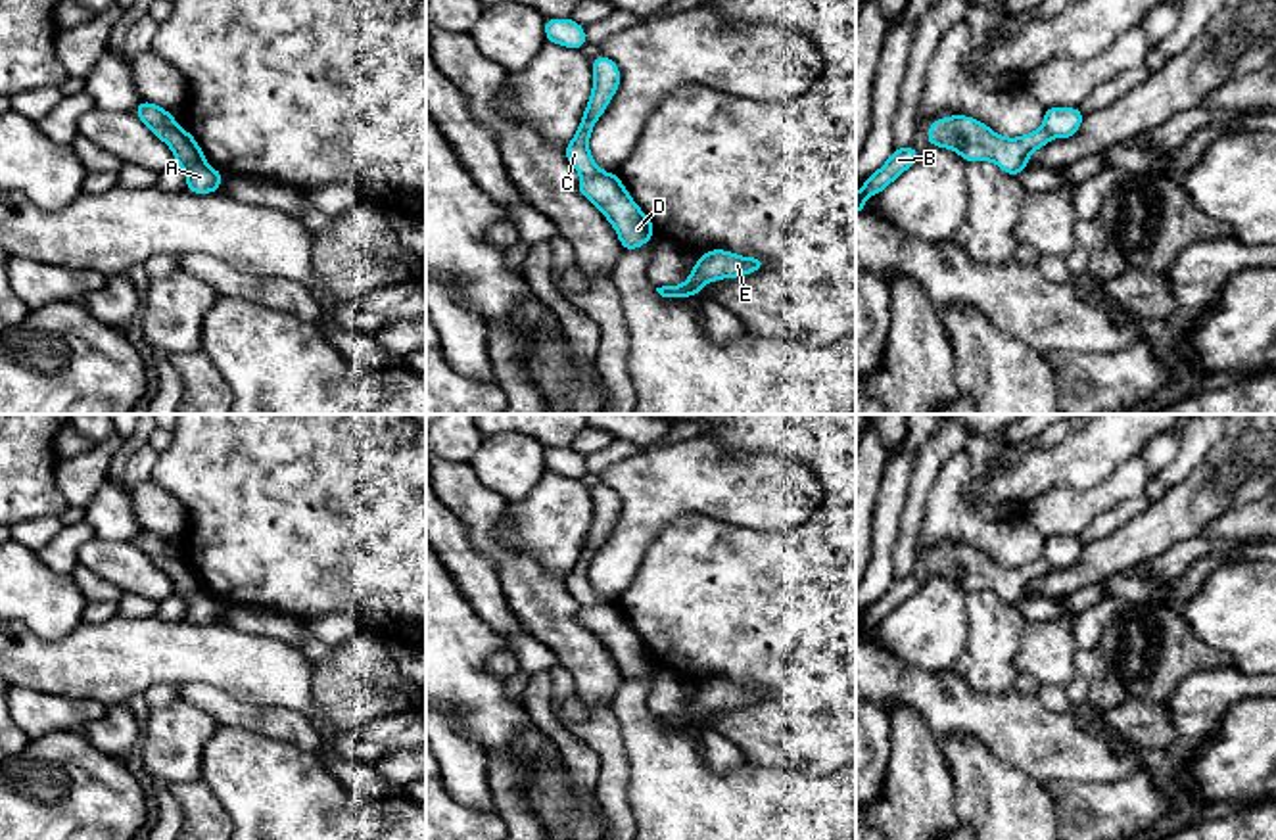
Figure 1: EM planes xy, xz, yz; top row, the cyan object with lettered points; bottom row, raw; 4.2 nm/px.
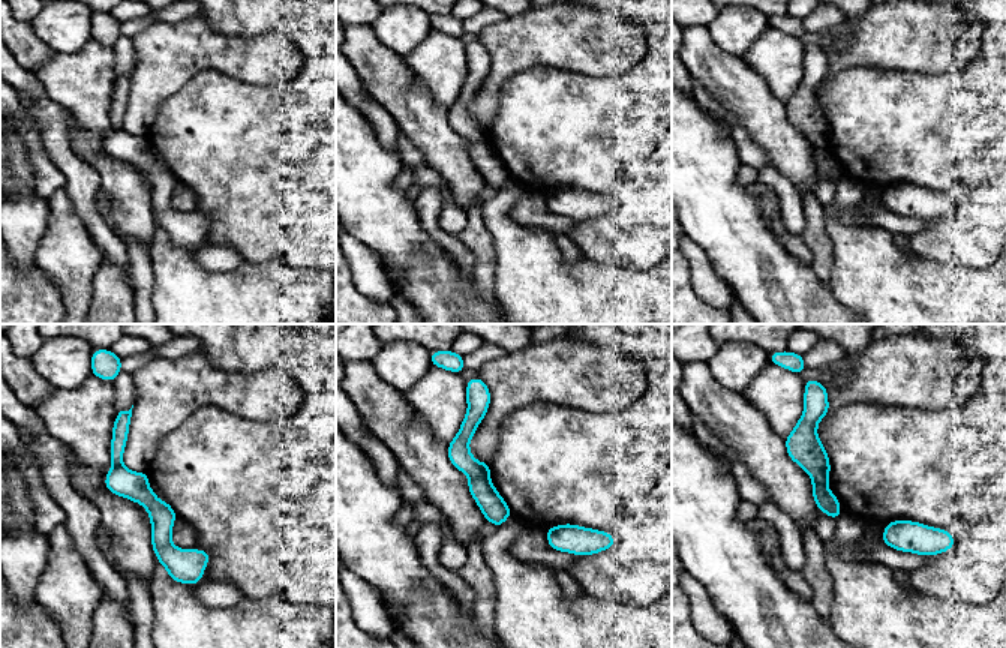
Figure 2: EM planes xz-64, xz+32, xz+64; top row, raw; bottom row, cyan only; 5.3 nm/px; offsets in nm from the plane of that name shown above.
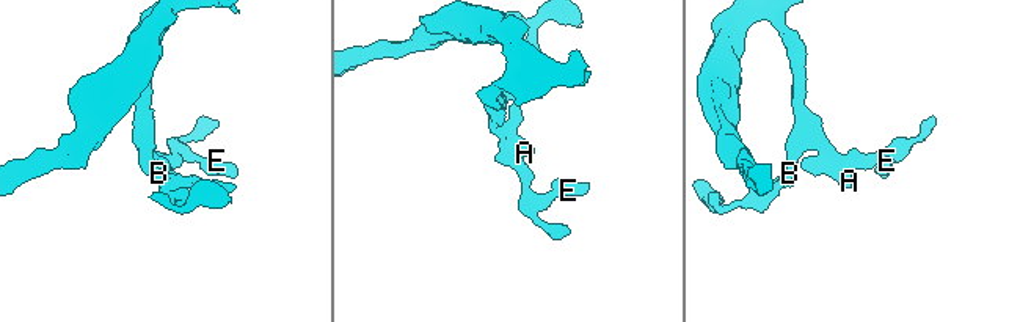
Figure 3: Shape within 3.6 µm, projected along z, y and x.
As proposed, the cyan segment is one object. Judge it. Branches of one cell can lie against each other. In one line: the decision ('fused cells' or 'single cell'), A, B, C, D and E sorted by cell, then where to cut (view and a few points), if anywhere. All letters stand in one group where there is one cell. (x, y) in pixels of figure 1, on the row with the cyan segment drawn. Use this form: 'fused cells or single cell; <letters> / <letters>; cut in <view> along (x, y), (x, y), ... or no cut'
fused cells; A B C / D E; cut in xz along (614, 173), (582, 177)

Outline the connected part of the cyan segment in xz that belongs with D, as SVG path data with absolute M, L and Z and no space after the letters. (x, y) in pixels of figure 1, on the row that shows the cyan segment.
M618 175L581 176L578 192L606 217L626 251L643 247L654 236L654 224L633 201Z

